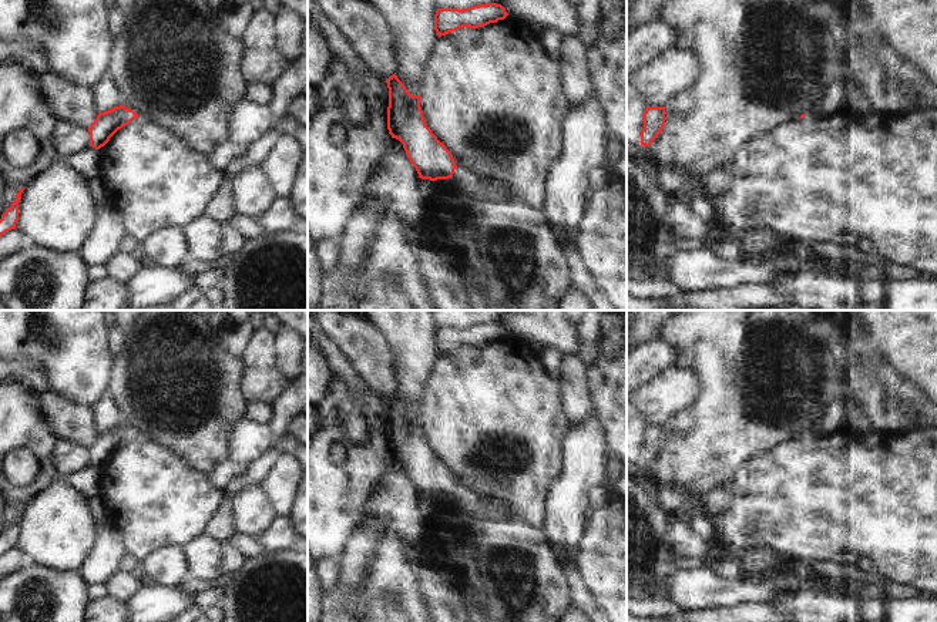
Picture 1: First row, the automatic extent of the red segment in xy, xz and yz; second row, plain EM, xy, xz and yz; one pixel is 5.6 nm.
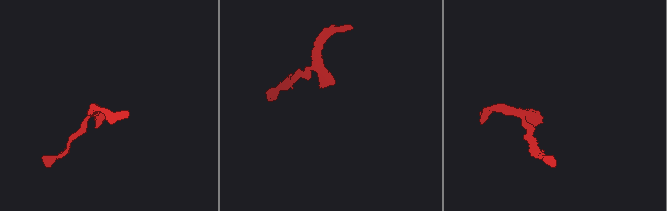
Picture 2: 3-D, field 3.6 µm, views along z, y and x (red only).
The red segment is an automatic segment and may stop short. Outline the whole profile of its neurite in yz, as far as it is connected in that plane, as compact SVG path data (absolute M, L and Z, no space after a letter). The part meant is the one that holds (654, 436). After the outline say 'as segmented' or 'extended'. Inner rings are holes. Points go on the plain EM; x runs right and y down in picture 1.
M647 426L644 431L644 447L641 464L649 465L661 453L665 444L665 426Z; as segmented

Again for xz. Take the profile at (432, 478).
M396 391L386 397L389 407L387 448L403 463L407 477L422 498L453 497L456 507L473 517L504 520L503 501L487 501L464 487L459 487L451 471L427 446L420 426L420 414L412 414Z; extended

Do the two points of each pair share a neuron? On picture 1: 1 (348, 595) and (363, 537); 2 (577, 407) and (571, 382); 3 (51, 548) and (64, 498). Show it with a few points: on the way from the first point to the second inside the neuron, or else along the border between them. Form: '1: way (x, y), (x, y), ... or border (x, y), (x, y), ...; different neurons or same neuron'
1: way (349, 581), (353, 561), (359, 551); same neuron
2: way (577, 402), (573, 387); same neuron
3: way (51, 535), (56, 531), (59, 511); same neuron

